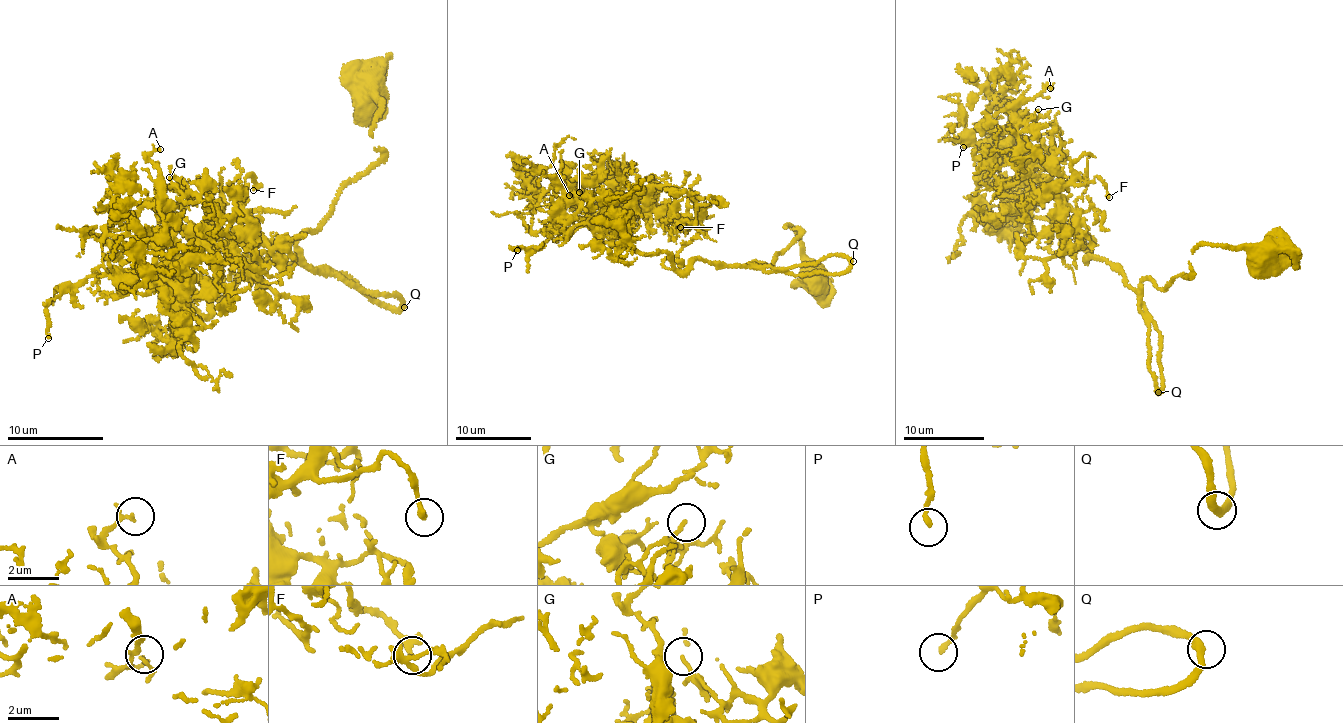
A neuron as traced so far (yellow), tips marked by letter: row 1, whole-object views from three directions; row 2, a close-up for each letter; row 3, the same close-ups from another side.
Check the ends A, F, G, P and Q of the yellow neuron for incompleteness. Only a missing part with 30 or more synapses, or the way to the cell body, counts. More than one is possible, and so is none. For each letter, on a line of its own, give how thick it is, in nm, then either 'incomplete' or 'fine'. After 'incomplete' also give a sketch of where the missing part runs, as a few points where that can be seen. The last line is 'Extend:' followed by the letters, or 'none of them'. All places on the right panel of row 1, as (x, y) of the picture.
A: calibre 160 nm; fine
F: calibre 240 nm; fine
G: calibre 90 nm; fine
P: calibre 160 nm; fine
Q: calibre 280 nm; fine
Extend: none of them

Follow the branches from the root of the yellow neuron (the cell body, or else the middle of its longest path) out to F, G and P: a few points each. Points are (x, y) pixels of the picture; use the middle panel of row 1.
F: (812, 275), (787, 225), (800, 233), (771, 266), (666, 267), (697, 230), (665, 230), (655, 190), (680, 227)
G: (812, 275), (787, 225), (771, 266), (679, 272), (605, 226), (625, 210), (599, 177), (622, 168), (579, 192)
P: (812, 275), (787, 225), (800, 233), (771, 266), (697, 259), (679, 272), (664, 251), (585, 226), (517, 250)

